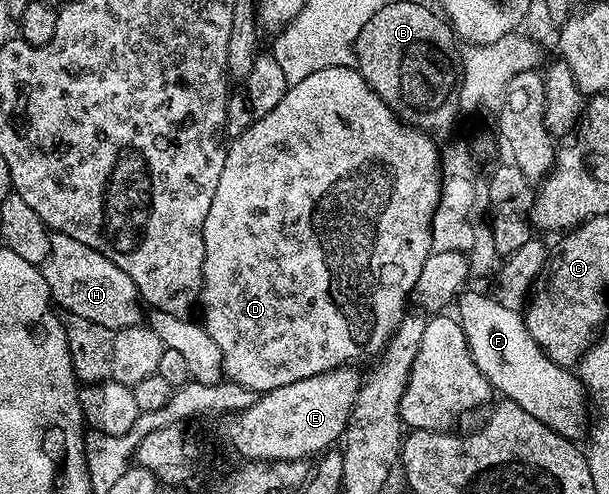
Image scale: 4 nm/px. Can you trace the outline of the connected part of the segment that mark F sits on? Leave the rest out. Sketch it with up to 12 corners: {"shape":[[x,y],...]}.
{"shape":[[459,295],[458,321],[493,391],[583,439],[579,373],[538,348],[520,310]]}

